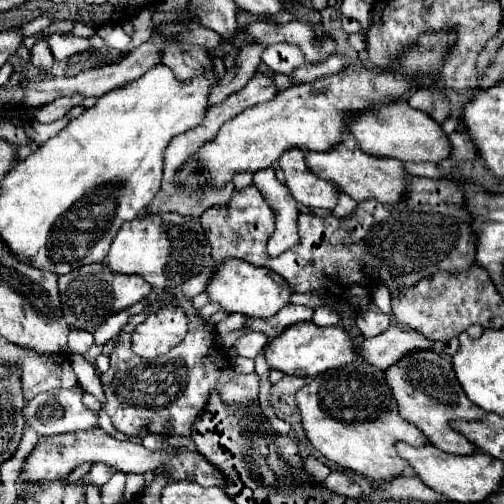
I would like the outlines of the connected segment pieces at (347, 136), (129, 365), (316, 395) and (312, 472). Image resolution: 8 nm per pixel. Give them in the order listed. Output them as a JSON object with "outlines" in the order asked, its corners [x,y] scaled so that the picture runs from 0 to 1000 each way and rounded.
{"outlines":[[[[683,258],[679,282],[659,290],[647,302],[603,302],[607,329],[635,353],[663,361],[683,385],[694,385],[706,401],[718,401],[726,393],[742,393],[750,401],[790,401],[798,393],[798,377],[806,377],[806,341],[798,333],[794,317],[766,313],[766,310],[742,310],[714,298],[702,270]]],[[[361,591],[361,607],[373,631],[373,659],[369,671],[333,702],[313,710],[282,710],[262,702],[254,663],[286,635],[286,623],[266,627],[250,651],[238,659],[234,687],[218,702],[218,730],[202,742],[202,774],[210,798],[202,813],[218,825],[222,845],[258,869],[286,869],[290,861],[317,861],[317,865],[381,865],[385,837],[405,821],[409,798],[417,794],[421,778],[433,778],[440,798],[492,806],[512,794],[512,742],[464,742],[460,722],[437,694],[429,694],[429,663],[409,655],[393,635],[393,615],[381,611],[381,599]]],[[[698,718],[615,750],[611,762],[591,774],[587,806],[599,825],[603,861],[631,897],[655,917],[742,956],[774,952],[813,929],[786,897],[782,881],[790,873],[817,885],[845,881],[837,857],[790,821],[778,778],[762,758],[762,738],[730,722]]],[[[611,905],[611,909],[607,909],[607,917],[603,917],[603,933],[611,937],[611,944],[615,944],[623,956],[639,956],[639,952],[659,937],[643,917],[627,913],[623,905]]]]}

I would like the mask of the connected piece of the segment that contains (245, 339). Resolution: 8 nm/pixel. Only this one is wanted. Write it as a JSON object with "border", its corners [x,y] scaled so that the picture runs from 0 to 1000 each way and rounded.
{"border":[[[496,655],[496,659],[480,663],[480,667],[464,679],[460,694],[464,694],[468,706],[480,706],[480,710],[508,710],[508,706],[516,702],[516,694],[524,690],[528,679],[532,679],[528,663],[520,663],[520,659],[500,659],[500,655]]]}

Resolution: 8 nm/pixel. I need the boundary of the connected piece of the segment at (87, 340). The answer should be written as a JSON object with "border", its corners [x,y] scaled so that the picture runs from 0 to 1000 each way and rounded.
{"border":[[[139,655],[135,667],[135,698],[139,702],[167,702],[187,683],[187,671],[171,655]]]}

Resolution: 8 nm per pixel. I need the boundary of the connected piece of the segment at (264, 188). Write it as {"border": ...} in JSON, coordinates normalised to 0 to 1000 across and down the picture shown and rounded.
{"border":[[[544,333],[504,341],[500,365],[516,377],[524,397],[536,405],[536,413],[548,425],[548,456],[544,468],[532,476],[532,504],[548,512],[552,504],[560,504],[563,496],[571,496],[591,480],[591,460],[587,460],[591,413],[575,377],[567,377],[567,369],[548,357]]]}

